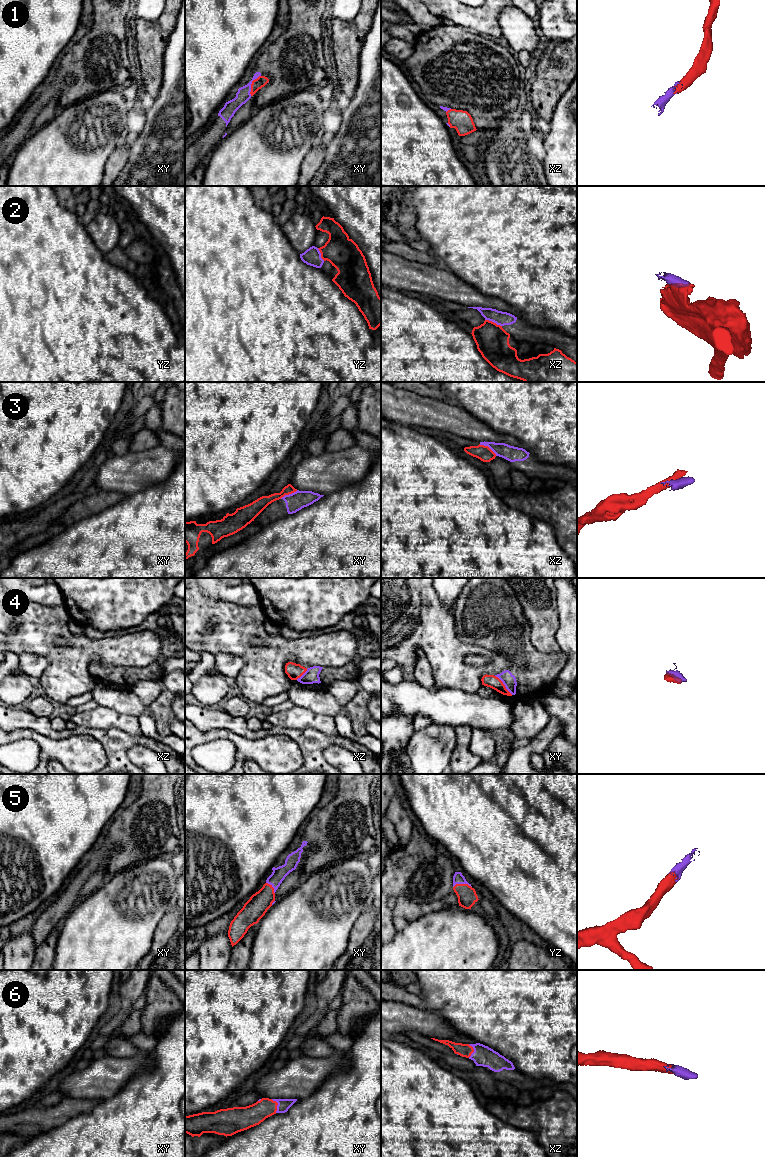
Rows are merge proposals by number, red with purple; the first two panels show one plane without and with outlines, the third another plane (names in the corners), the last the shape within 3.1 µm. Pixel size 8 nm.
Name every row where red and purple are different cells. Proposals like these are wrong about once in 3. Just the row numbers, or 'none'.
2, 3

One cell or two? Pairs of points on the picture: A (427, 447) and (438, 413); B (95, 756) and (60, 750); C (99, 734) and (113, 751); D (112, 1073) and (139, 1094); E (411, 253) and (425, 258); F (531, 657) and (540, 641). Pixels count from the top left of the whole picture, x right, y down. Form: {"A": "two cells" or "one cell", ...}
{"A": "two cells", "B": "one cell", "C": "one cell", "D": "two cells", "E": "one cell", "F": "two cells"}

